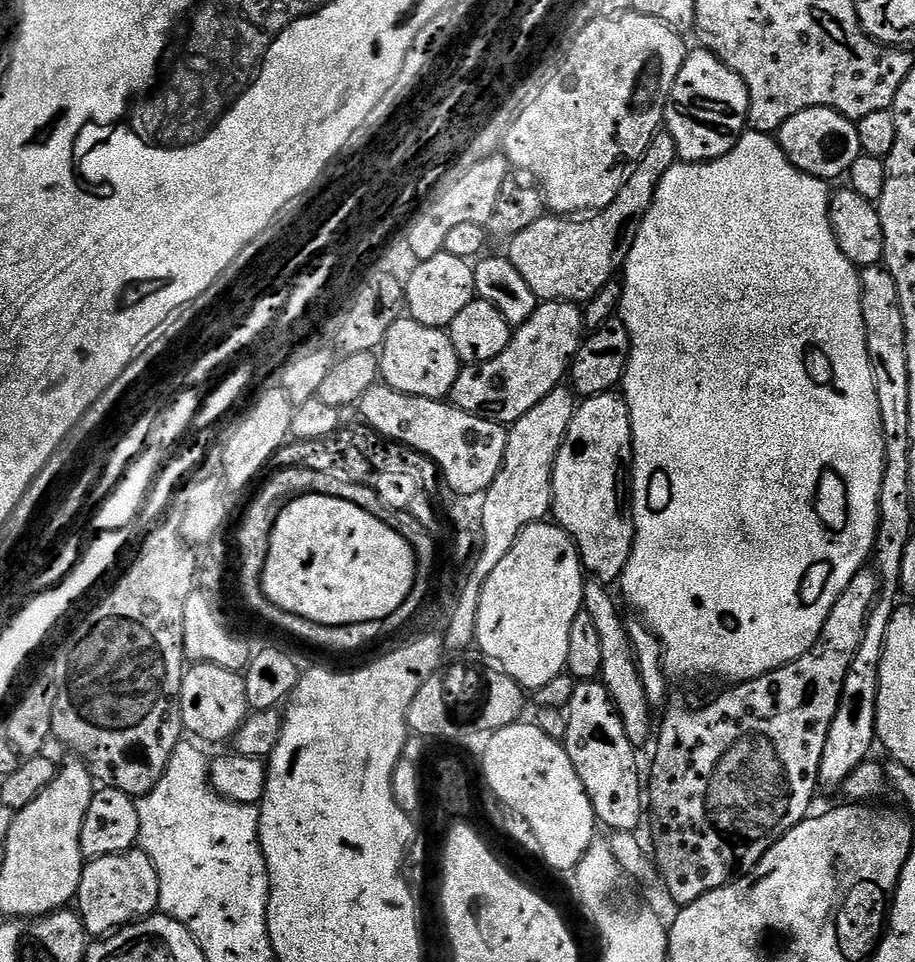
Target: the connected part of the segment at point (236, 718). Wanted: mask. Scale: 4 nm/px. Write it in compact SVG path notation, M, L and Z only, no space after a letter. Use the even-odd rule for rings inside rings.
M192 664L185 671L178 703L183 731L193 732L197 741L209 740L212 744L231 741L250 715L243 675L213 664Z

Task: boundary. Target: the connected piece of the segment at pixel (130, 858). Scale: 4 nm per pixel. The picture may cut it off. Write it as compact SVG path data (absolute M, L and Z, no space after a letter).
M139 847L85 863L78 893L78 915L89 937L103 938L125 924L153 915L160 906L158 874L152 859Z

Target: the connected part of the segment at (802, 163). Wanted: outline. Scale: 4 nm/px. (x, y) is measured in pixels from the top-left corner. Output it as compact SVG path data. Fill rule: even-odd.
M829 108L802 110L802 114L786 118L780 131L775 133L774 139L779 142L786 158L799 172L829 182L835 182L839 176L841 179L848 173L850 166L854 166L854 158L862 155L855 123Z

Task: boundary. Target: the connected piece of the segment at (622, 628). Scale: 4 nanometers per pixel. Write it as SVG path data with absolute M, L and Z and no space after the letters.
M588 582L584 585L584 607L582 611L590 614L594 626L598 630L598 646L602 650L602 670L599 679L608 688L612 695L612 705L616 713L622 718L622 726L626 730L626 738L634 746L641 746L653 739L654 720L650 712L650 701L644 690L644 683L640 678L640 668L636 665L635 652L632 649L632 640L628 637L625 620L620 618L616 609L616 600L611 596L609 589L599 582Z

